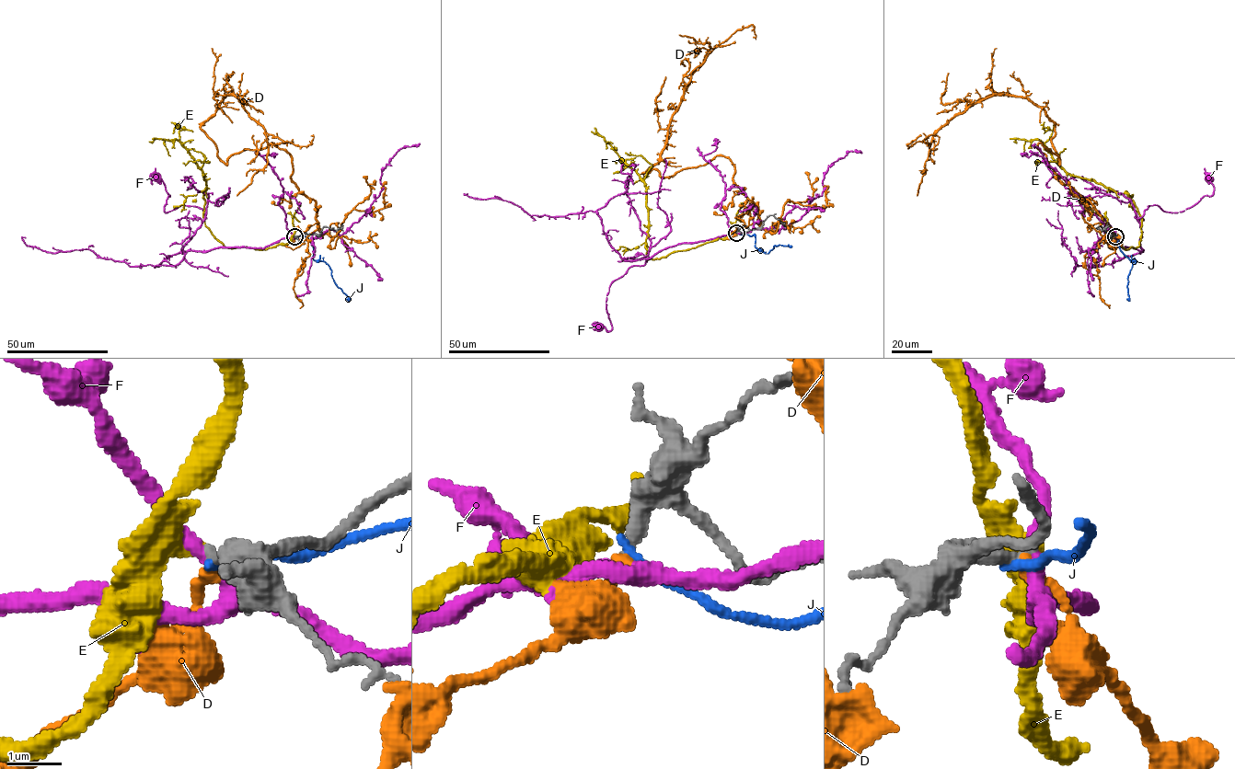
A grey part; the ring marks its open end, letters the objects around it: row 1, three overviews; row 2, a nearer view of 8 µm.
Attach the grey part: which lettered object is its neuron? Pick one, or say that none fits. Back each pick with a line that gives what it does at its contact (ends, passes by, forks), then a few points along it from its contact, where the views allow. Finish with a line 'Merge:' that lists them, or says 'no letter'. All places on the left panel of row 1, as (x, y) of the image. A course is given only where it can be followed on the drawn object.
E: it ends | via (294, 236), (288, 243), (268, 248), (226, 247), (204, 223), (205, 180), (190, 153), (178, 140), (149, 141)
Merge: E

